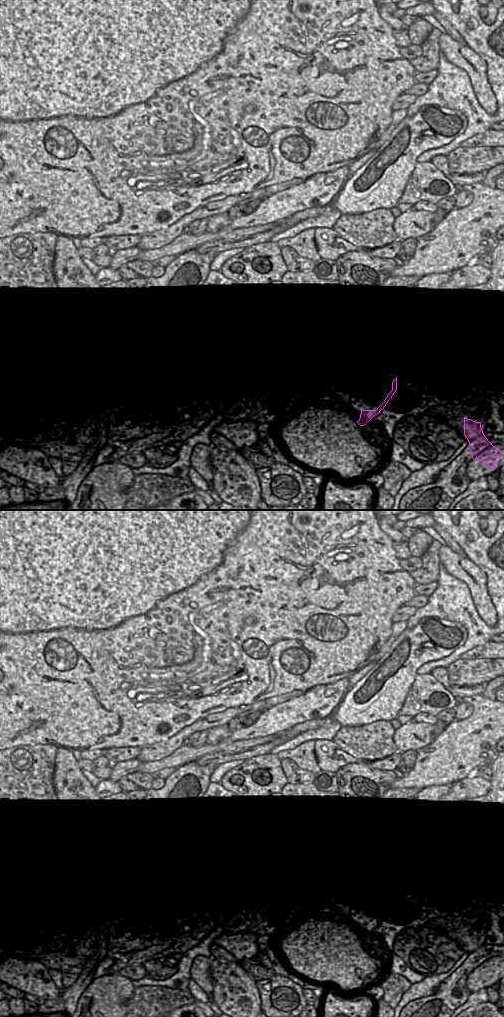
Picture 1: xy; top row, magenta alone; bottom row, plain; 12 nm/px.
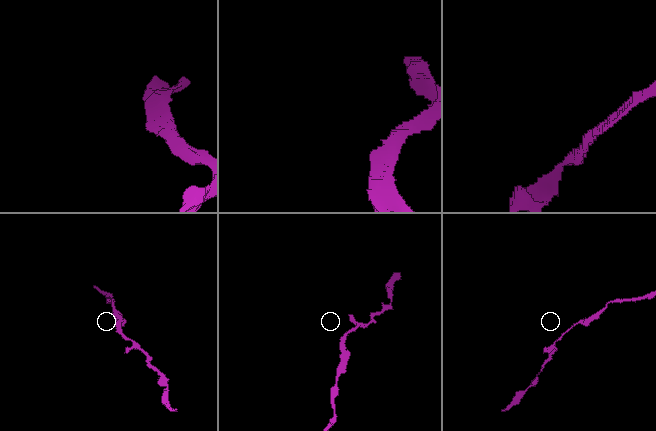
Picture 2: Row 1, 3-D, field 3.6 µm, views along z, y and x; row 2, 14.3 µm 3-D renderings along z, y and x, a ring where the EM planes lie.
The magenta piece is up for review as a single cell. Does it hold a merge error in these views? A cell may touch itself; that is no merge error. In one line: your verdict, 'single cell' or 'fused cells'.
single cell

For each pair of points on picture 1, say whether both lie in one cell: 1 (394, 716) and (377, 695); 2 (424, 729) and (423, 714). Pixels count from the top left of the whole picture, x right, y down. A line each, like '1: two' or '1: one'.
1: one
2: one

